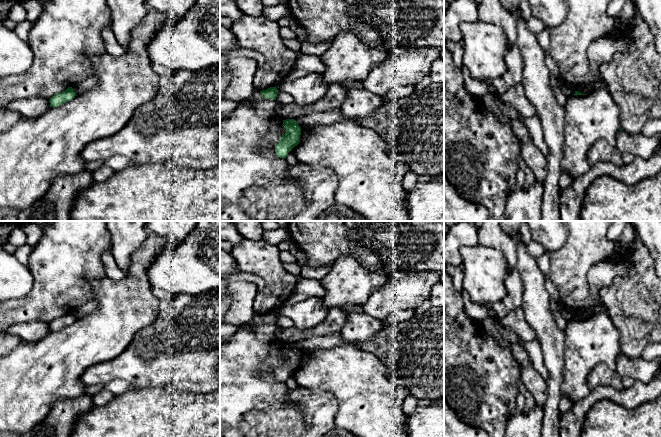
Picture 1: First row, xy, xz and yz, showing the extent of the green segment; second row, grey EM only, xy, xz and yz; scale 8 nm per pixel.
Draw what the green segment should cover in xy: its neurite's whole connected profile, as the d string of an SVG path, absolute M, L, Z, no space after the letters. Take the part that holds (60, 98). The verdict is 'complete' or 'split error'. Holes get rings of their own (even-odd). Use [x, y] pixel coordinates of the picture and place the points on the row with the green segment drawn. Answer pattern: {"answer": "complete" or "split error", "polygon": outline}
{"answer": "complete", "polygon": "M68 87L65 91L59 92L49 99L50 107L58 107L65 102L72 100L76 95L74 89Z"}

